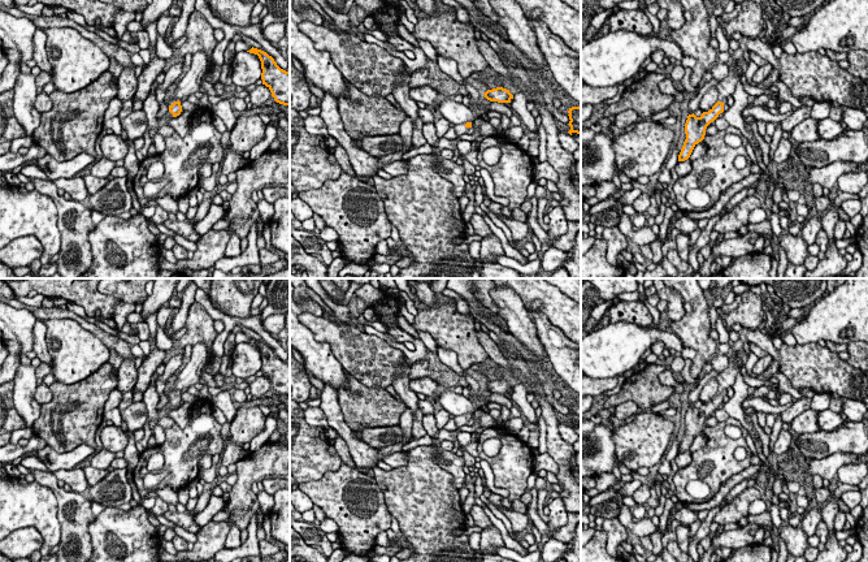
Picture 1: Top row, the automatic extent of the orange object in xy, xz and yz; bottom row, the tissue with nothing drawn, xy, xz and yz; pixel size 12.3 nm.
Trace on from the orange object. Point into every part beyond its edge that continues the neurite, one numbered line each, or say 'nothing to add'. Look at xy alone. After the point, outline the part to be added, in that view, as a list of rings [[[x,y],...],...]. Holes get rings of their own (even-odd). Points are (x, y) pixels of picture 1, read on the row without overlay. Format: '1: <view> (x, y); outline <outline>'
1: xy (172, 380); outline [[[173,375],[173,376],[168,380],[168,382],[166,382],[166,386],[165,386],[165,390],[164,390],[164,392],[168,392],[168,393],[169,393],[169,397],[172,397],[174,393],[178,393],[178,390],[173,390],[173,389],[172,389],[173,385],[174,385],[174,382],[175,382],[175,380],[177,380],[177,376]]]

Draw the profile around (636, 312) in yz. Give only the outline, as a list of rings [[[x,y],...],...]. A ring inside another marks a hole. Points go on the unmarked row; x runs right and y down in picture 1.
[[[620,301],[617,304],[611,306],[603,317],[609,319],[609,324],[626,321],[639,327],[648,327],[654,324],[652,315],[641,301]]]

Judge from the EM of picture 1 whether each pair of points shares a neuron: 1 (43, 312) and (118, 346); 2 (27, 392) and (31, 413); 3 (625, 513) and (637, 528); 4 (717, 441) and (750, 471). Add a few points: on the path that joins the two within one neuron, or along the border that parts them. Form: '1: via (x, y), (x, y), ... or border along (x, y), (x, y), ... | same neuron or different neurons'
1: via (61, 314), (77, 318), (100, 334) | same neuron
2: via (27, 397), (27, 407) | same neuron
3: via (625, 517), (633, 526) | same neuron
4: border along (751, 465), (720, 484) | different neurons

